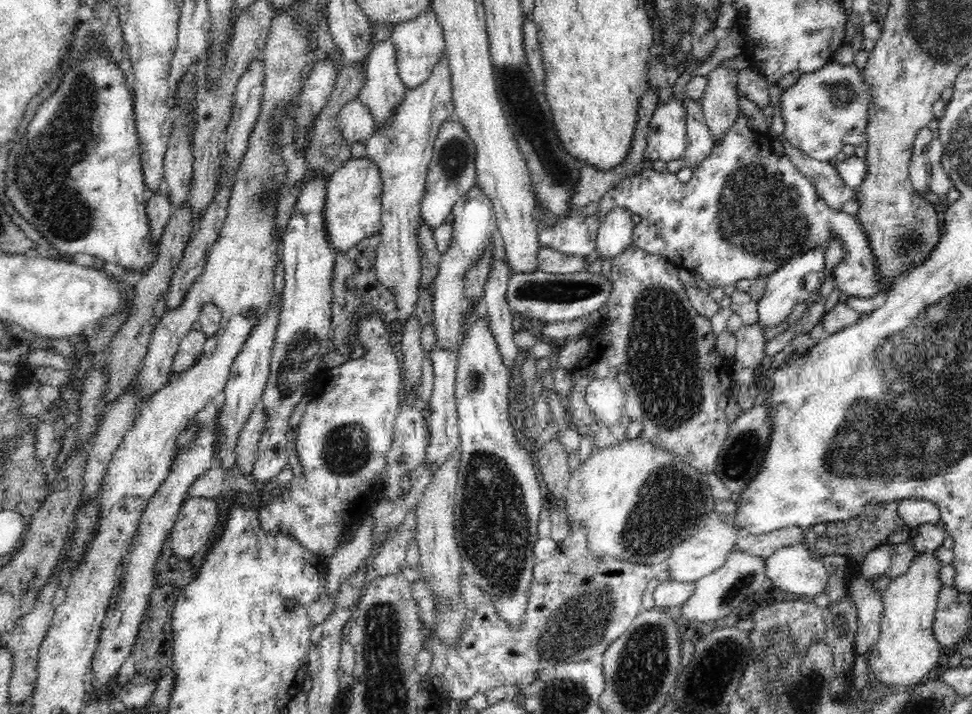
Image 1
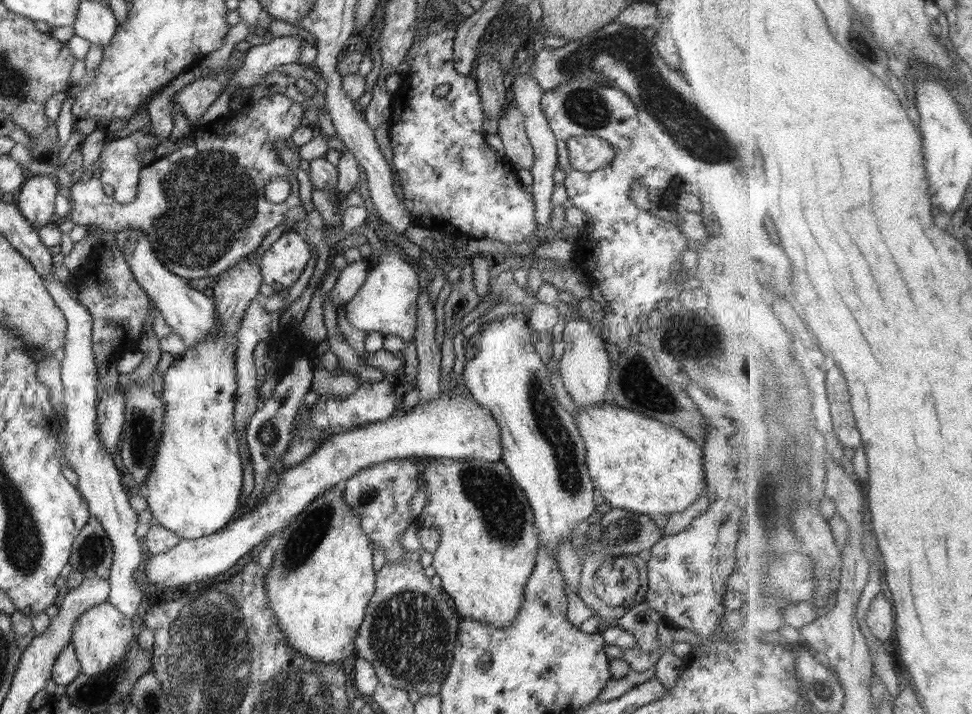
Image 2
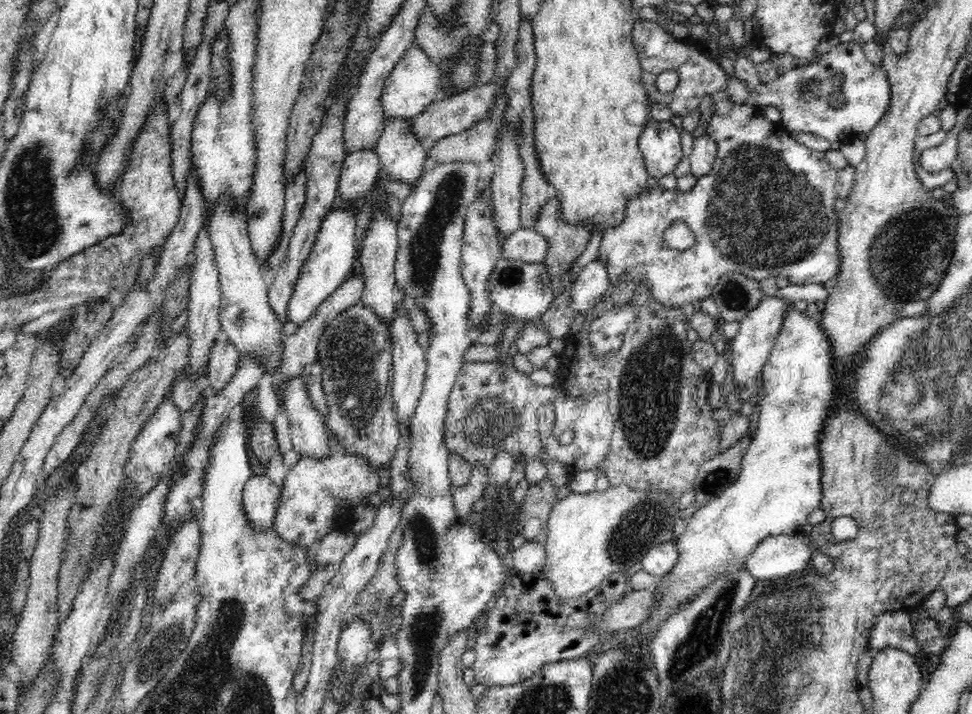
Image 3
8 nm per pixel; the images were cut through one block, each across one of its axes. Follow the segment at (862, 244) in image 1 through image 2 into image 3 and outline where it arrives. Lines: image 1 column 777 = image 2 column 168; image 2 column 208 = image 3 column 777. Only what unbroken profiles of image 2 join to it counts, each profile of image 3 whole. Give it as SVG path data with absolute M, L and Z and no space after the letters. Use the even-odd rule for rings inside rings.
M636 19L634 21L634 28L632 28L632 40L634 48L637 50L638 58L642 67L641 81L646 89L646 94L650 102L660 102L668 105L668 108L672 111L673 116L686 116L688 112L696 110L699 107L700 101L704 96L711 96L712 98L712 114L709 118L708 125L705 129L705 134L710 138L713 138L717 144L716 162L713 163L713 168L706 176L698 178L695 186L682 192L679 188L670 191L664 189L662 186L657 186L655 189L649 190L646 186L638 196L630 198L626 202L626 216L623 218L623 222L618 227L608 228L604 231L602 242L600 244L600 250L596 259L606 263L608 267L608 277L610 285L614 285L614 282L621 282L622 280L643 280L648 283L648 287L652 287L652 295L654 295L654 301L660 303L660 305L670 305L670 307L681 308L685 304L694 304L697 301L701 301L704 298L711 296L714 288L720 277L723 277L726 272L740 272L745 276L754 278L754 280L760 281L765 278L786 277L793 284L820 284L824 285L828 280L838 276L841 257L840 250L838 249L838 232L839 232L839 215L838 211L834 208L834 203L837 200L837 192L834 190L834 186L837 182L836 169L832 168L828 161L825 160L824 153L811 151L805 145L794 139L794 135L788 132L781 122L770 122L761 113L761 109L758 105L747 100L743 104L734 103L728 95L728 78L726 77L726 70L720 65L720 63L710 59L708 56L707 43L699 42L698 38L692 38L686 34L670 33L668 30L663 30L656 22L644 21L642 19ZM665 70L676 70L679 74L678 86L669 93L662 94L657 90L656 77L658 73ZM674 222L684 222L684 224L690 227L690 230L694 232L696 238L696 245L693 248L688 248L684 251L676 251L669 248L664 241L663 235L668 227L672 226Z

